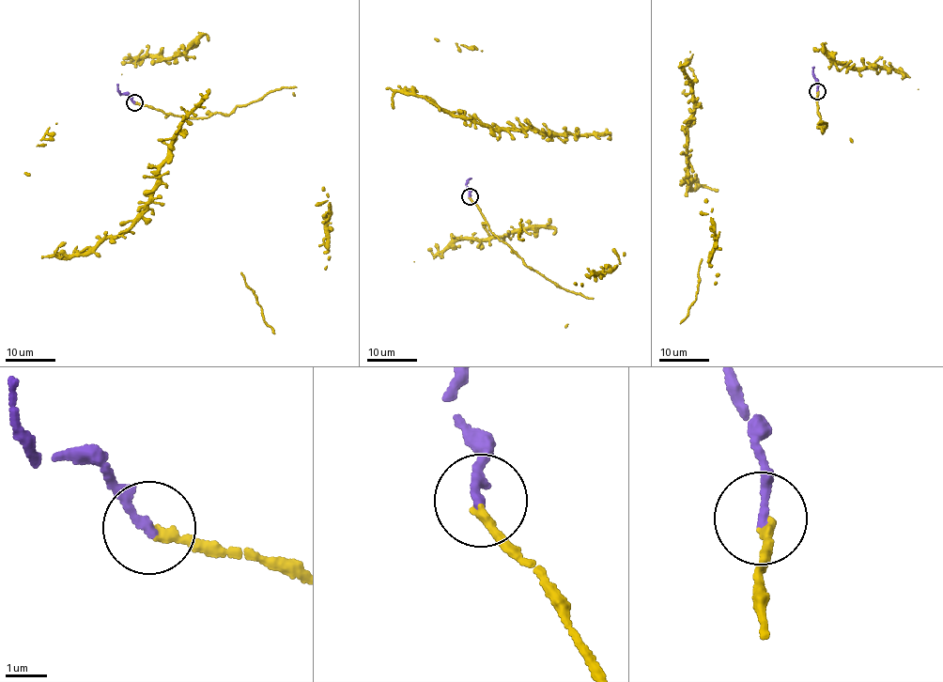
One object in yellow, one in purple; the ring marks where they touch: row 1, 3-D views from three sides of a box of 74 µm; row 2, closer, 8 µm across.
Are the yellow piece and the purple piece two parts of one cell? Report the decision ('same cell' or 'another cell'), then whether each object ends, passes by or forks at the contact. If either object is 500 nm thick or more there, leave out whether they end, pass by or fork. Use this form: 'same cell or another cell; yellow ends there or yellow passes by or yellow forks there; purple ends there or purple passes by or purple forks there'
same cell; yellow ends there; purple ends there

